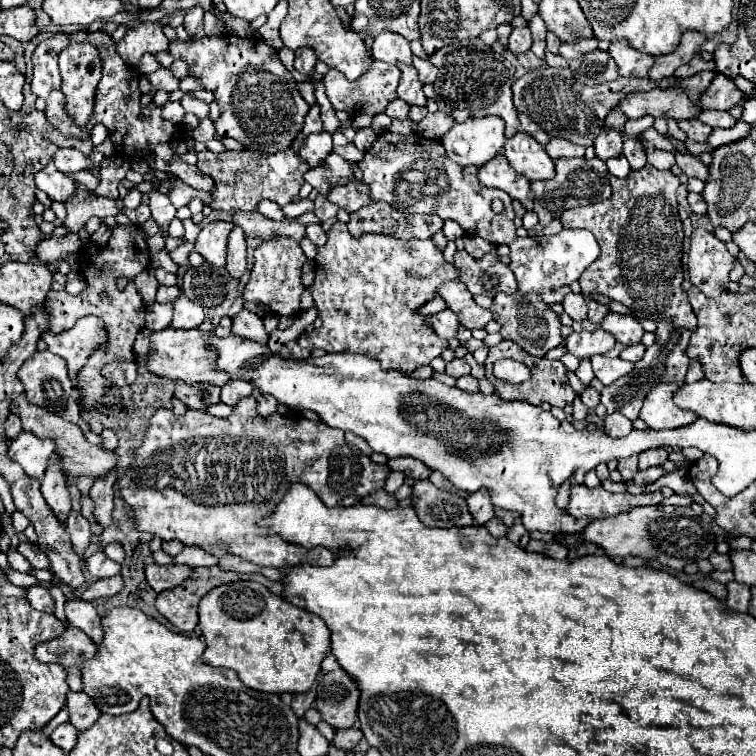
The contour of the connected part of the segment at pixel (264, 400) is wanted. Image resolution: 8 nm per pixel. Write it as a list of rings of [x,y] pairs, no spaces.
[[[261,395],[259,405],[257,405],[257,413],[261,417],[267,417],[267,415],[275,413],[277,407],[279,407],[279,403],[277,403],[277,399],[273,399],[273,395]]]

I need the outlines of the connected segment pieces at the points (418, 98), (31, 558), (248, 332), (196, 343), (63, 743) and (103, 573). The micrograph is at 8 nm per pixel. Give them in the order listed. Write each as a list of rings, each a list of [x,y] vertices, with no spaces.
[[[399,65],[401,69],[401,81],[397,87],[397,95],[405,99],[409,105],[425,105],[427,97],[423,93],[423,83],[417,79],[417,71],[413,71],[413,65]]]
[[[19,543],[17,551],[35,567],[35,569],[49,569],[49,559],[35,543]]]
[[[241,309],[233,317],[233,333],[241,335],[243,339],[255,339],[257,343],[267,343],[267,331],[263,319],[247,309]]]
[[[171,327],[153,333],[147,369],[155,375],[169,377],[175,381],[185,381],[189,385],[207,381],[207,383],[221,387],[221,385],[229,383],[231,377],[225,375],[225,371],[213,371],[213,351],[209,351],[209,347],[205,347],[205,339],[209,339],[209,335],[213,335],[213,333],[205,333],[201,329],[181,331],[181,329],[171,329]]]
[[[67,721],[67,723],[61,723],[53,733],[51,733],[51,741],[61,747],[65,753],[69,753],[77,741],[77,729]]]
[[[93,553],[89,559],[87,559],[87,569],[89,569],[89,573],[93,575],[93,577],[97,577],[97,579],[101,579],[101,577],[113,577],[111,573],[119,573],[121,571],[121,565],[119,563],[115,563],[115,561],[111,561],[105,553]]]

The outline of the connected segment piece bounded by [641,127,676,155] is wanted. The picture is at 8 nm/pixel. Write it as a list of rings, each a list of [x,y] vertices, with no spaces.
[[[653,127],[648,130],[645,130],[641,134],[641,136],[643,137],[644,140],[648,141],[649,144],[654,145],[654,147],[660,150],[671,152],[673,155],[675,155],[676,150],[673,144],[664,136],[662,136],[660,133],[658,133],[658,131]]]

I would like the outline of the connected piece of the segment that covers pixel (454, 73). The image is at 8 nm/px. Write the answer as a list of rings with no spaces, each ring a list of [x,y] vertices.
[[[467,39],[465,43],[457,43],[457,47],[443,47],[439,53],[433,53],[429,61],[439,69],[439,77],[435,81],[437,91],[437,105],[441,111],[447,111],[455,117],[455,121],[465,121],[469,117],[485,117],[485,115],[497,115],[505,121],[505,137],[513,137],[519,131],[519,119],[517,111],[513,107],[511,99],[511,85],[517,71],[517,57],[507,49],[501,55],[495,53],[489,45],[485,45],[481,39]]]

